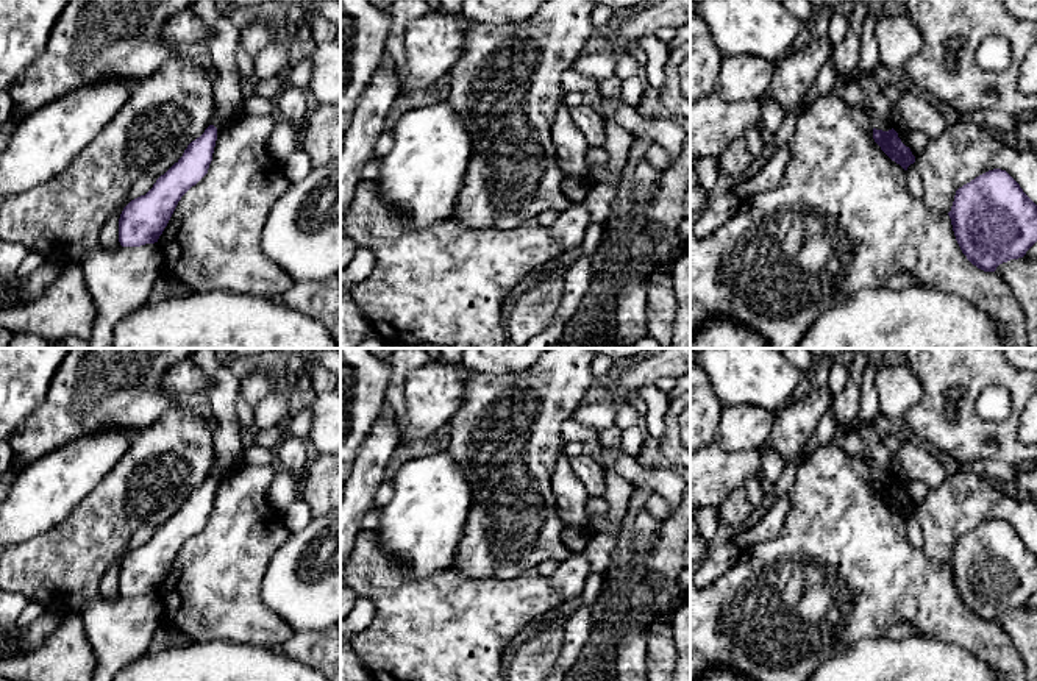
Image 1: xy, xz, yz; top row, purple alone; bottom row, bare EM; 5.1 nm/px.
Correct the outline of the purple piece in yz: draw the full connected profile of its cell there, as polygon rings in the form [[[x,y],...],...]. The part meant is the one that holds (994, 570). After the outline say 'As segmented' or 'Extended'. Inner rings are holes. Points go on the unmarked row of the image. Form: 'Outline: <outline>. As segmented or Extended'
Outline: [[[1001,519],[959,537],[948,565],[962,603],[984,622],[1023,608],[1037,592],[1037,554]]]. As segmented

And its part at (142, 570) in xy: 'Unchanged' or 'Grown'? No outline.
Grown

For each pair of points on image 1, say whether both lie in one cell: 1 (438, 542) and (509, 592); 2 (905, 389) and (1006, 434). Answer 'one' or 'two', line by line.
1: two
2: two

